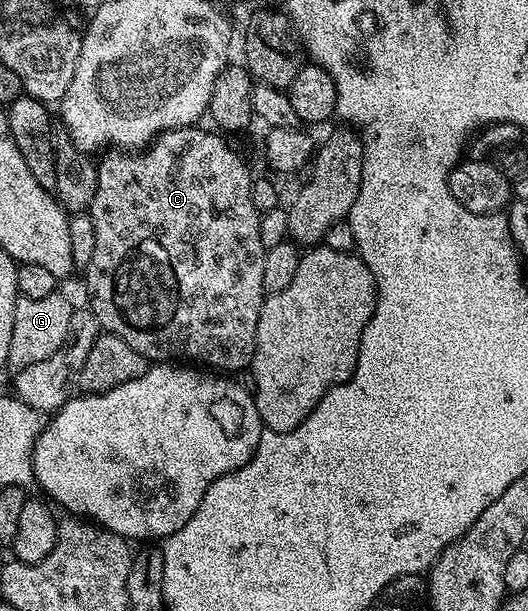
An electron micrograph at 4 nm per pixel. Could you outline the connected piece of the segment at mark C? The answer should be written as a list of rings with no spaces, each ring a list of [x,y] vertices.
[[[202,128],[169,129],[167,133],[155,137],[141,151],[110,151],[105,154],[107,157],[103,161],[97,162],[96,199],[92,199],[88,210],[92,227],[96,227],[96,247],[92,251],[92,263],[88,263],[84,270],[86,293],[90,296],[88,308],[105,332],[124,339],[124,343],[140,351],[147,362],[197,363],[214,371],[239,371],[247,368],[254,357],[256,323],[260,319],[260,307],[264,300],[262,284],[266,249],[260,243],[260,214],[252,203],[252,172],[238,158],[237,151],[225,141],[226,137],[221,132],[209,133]]]

